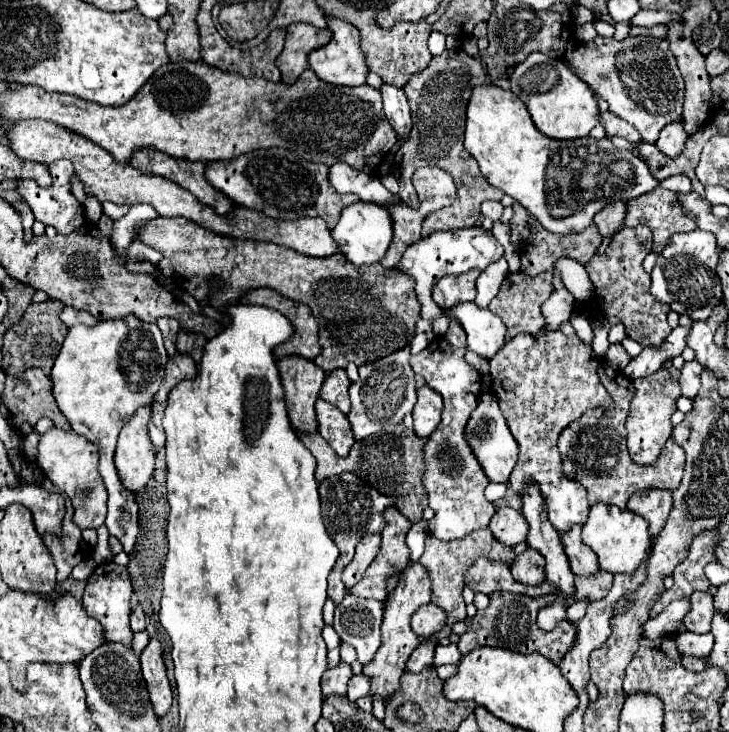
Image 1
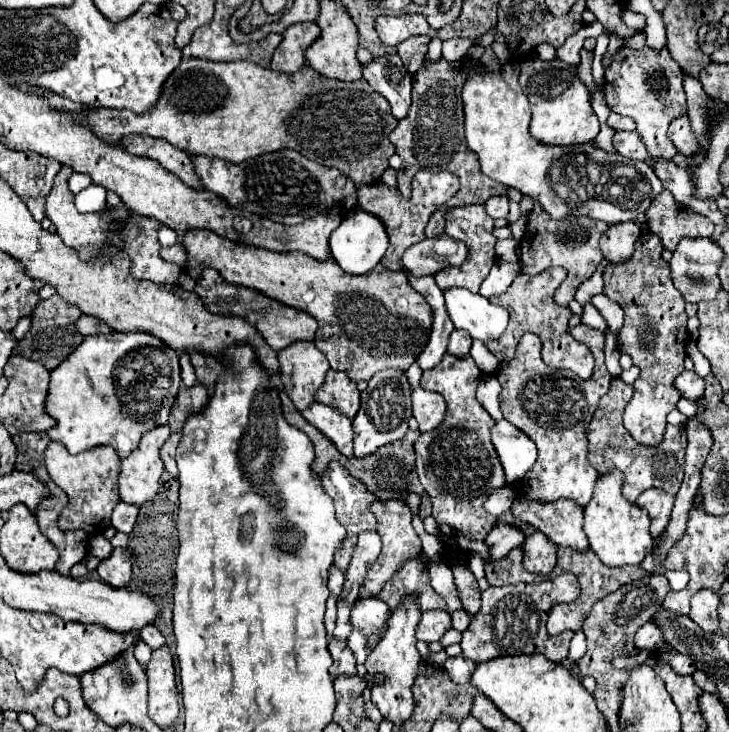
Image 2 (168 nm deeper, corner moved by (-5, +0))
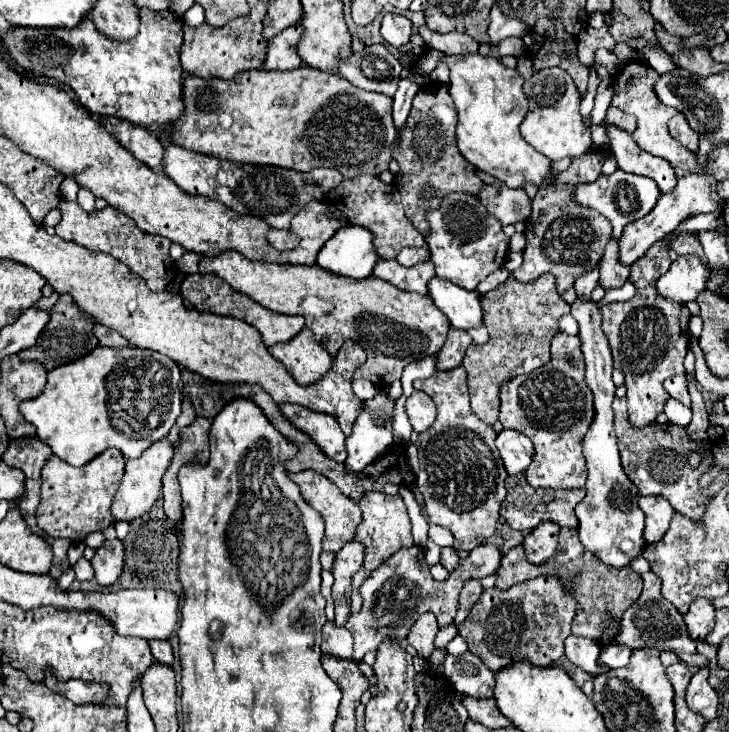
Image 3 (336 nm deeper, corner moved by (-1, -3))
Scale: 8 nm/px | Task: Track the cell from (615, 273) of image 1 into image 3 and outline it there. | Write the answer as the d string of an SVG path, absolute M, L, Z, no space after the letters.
M664 240L654 242L654 246L632 264L630 282L636 286L634 298L628 302L610 302L600 308L602 330L610 342L614 356L614 368L622 370L626 376L626 400L628 400L628 422L642 430L656 422L658 414L664 412L664 404L670 398L664 390L664 380L670 376L684 374L684 356L688 350L688 320L690 312L686 306L658 296L654 284L670 268L668 246Z

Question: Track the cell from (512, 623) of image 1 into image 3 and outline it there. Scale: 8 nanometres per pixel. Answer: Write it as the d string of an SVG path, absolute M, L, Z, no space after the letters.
M538 576L508 590L484 590L468 618L458 626L458 634L466 638L468 650L492 672L520 660L536 666L552 666L564 656L564 640L570 636L574 610L574 592L566 590L558 576Z

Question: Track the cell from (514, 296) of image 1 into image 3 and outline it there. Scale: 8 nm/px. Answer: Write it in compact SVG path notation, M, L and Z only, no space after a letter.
M542 274L532 282L518 282L514 276L502 286L494 288L480 298L484 308L484 326L488 328L490 340L482 346L470 346L464 354L462 366L468 372L468 388L472 398L472 412L494 424L498 420L498 388L504 380L528 374L550 362L550 340L558 332L558 320L570 314L570 304L566 304L556 292L554 276Z

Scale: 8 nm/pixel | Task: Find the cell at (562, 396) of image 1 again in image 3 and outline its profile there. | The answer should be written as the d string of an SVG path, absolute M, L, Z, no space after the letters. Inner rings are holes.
M558 332L552 338L552 360L546 366L530 374L514 376L500 386L500 422L504 428L528 436L536 450L532 464L524 472L532 488L584 488L586 458L582 438L594 420L594 402L584 380L584 354L580 346L580 336ZM568 356L574 356L576 366L566 362Z

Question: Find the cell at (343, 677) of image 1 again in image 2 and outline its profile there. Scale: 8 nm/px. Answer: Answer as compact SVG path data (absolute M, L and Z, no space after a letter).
M332 637L328 643L328 651L334 659L334 663L330 667L330 675L336 677L336 675L354 675L356 673L356 657L348 649L346 643Z

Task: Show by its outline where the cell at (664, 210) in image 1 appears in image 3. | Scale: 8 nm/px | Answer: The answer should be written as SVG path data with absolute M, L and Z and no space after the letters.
M682 232L678 234L672 242L670 248L676 250L676 254L696 254L700 258L704 258L704 250L700 240L694 236L694 232Z

